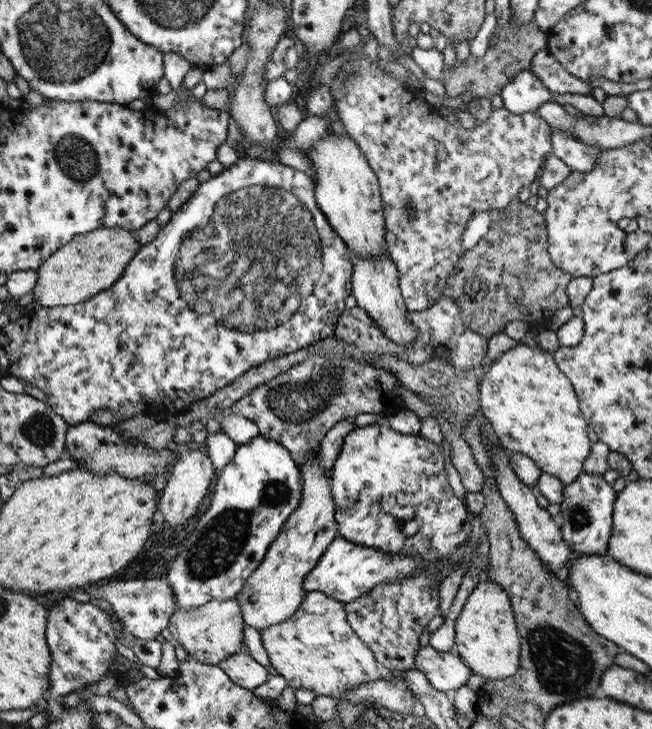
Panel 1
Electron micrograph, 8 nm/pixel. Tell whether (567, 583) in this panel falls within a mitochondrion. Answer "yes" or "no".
no

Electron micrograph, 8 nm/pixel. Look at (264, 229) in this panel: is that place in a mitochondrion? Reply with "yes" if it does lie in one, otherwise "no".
yes

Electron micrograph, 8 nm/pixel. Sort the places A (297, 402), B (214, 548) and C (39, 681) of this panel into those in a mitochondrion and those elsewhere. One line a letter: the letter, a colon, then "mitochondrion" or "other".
A: mitochondrion
B: mitochondrion
C: other

